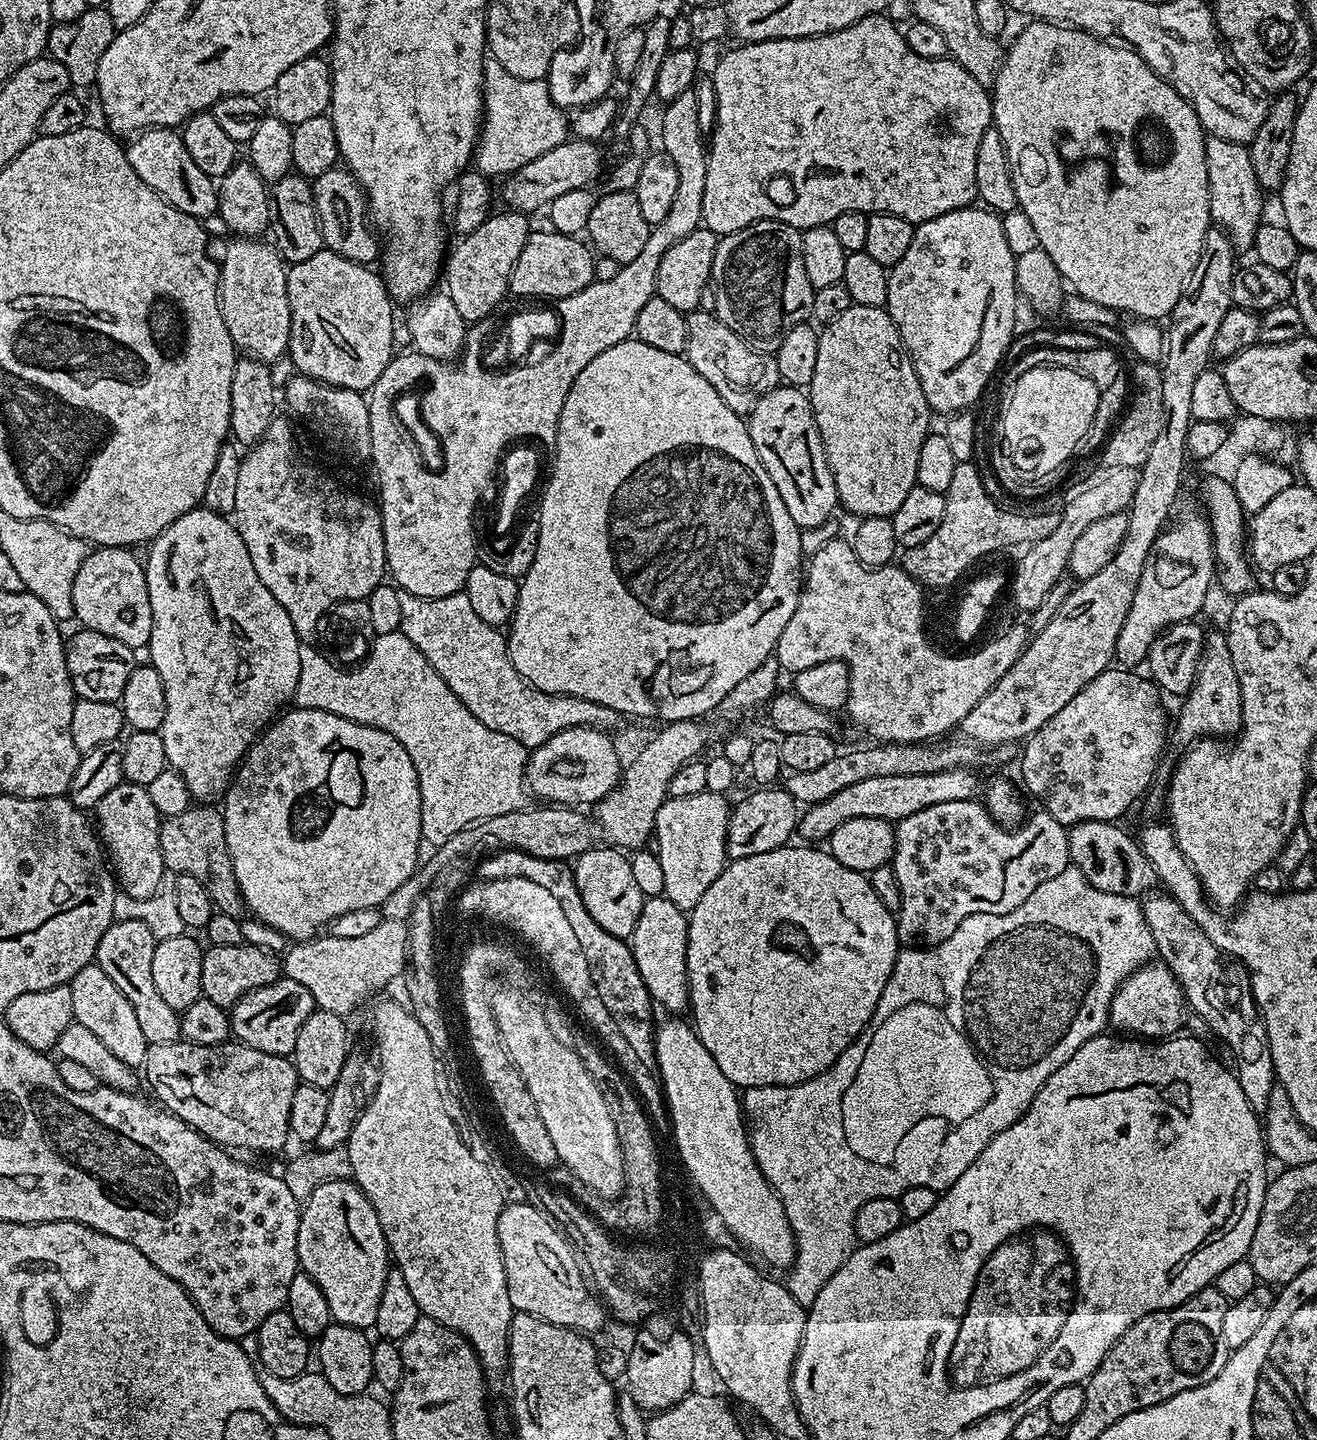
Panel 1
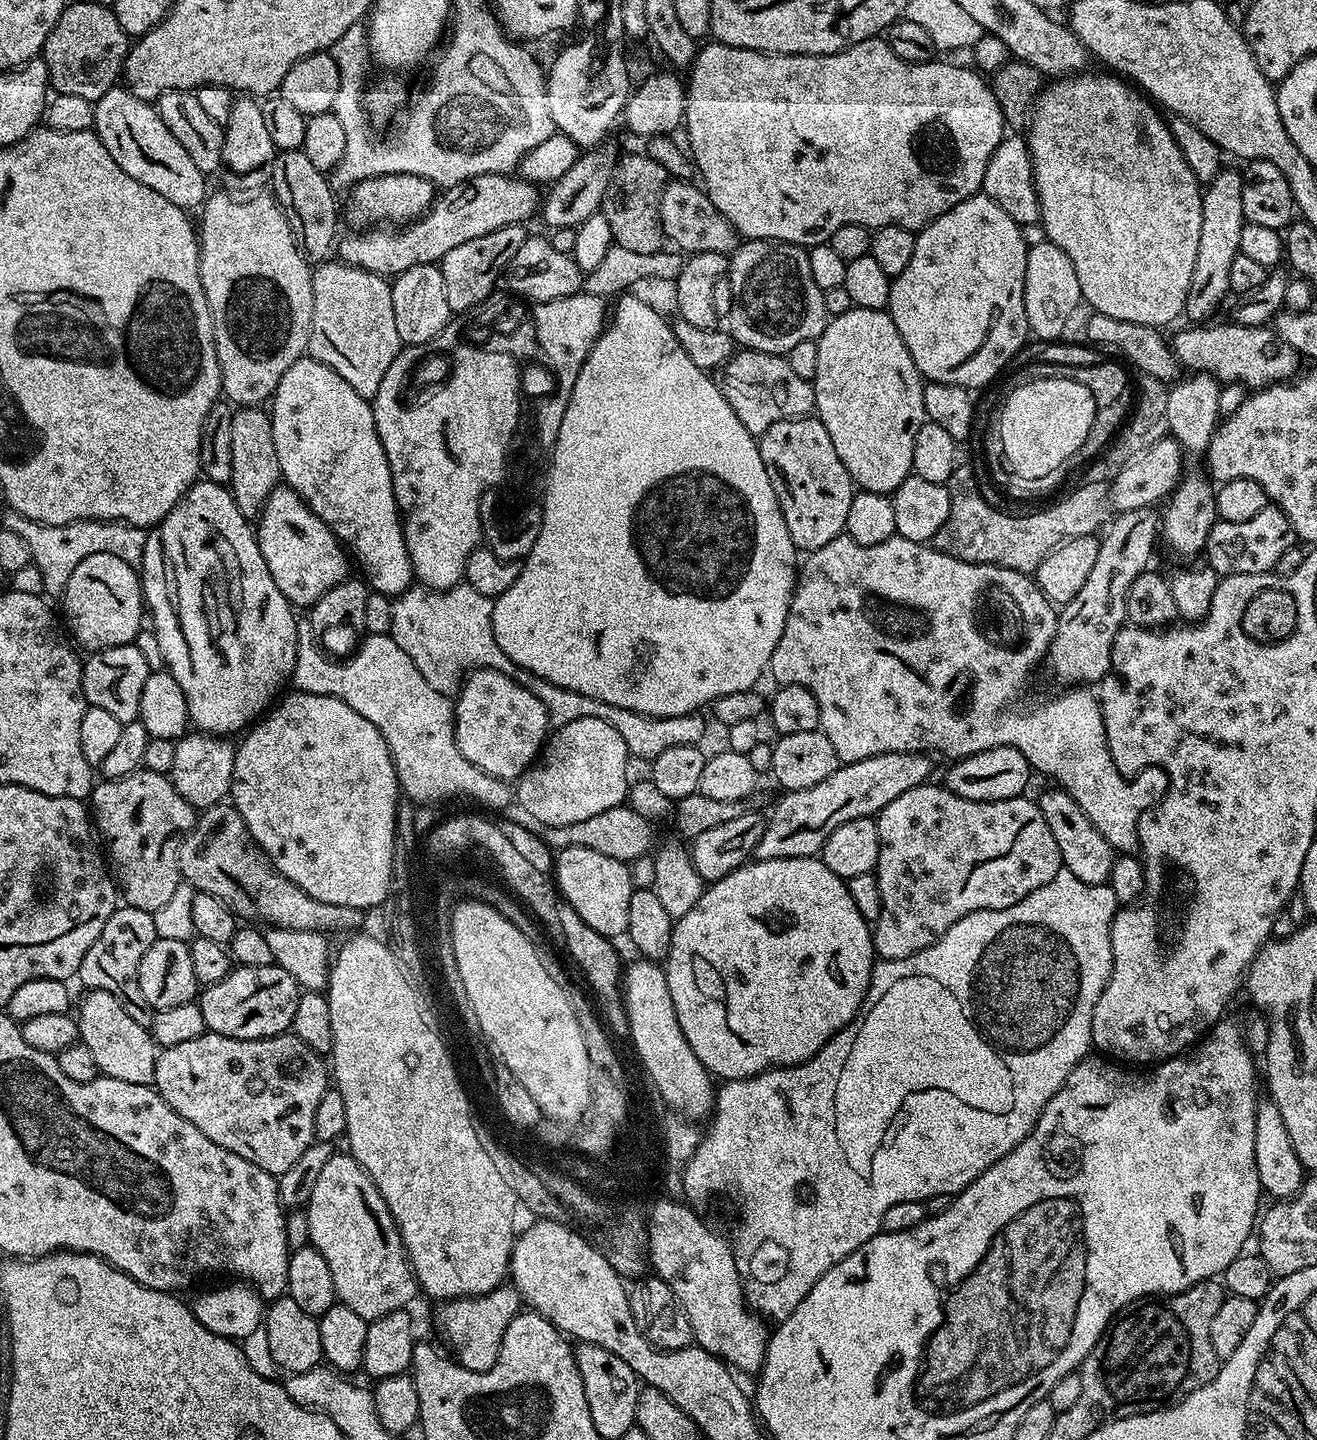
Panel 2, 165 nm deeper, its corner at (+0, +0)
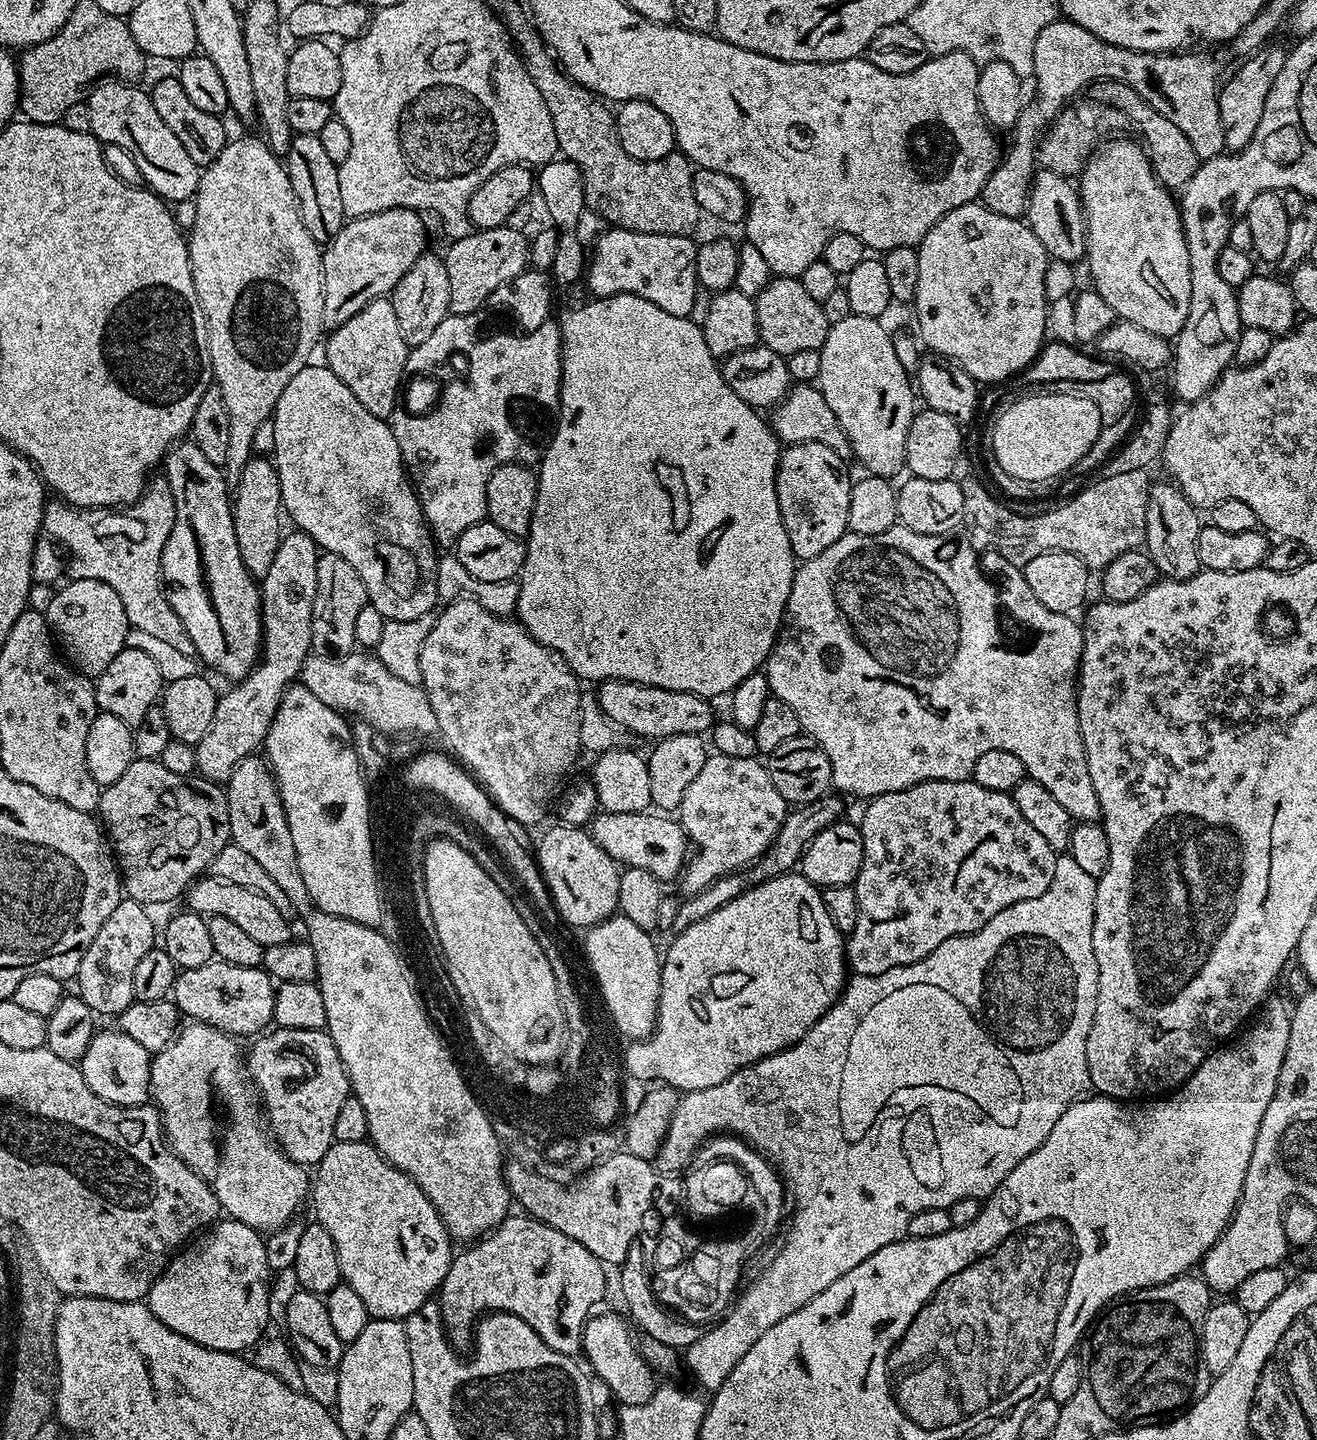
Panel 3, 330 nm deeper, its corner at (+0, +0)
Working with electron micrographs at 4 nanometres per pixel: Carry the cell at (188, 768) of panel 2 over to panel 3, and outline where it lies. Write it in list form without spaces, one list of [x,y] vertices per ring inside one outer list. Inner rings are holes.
[[[299,530],[281,535],[278,554],[260,584],[260,613],[264,623],[262,655],[252,673],[233,683],[228,693],[216,701],[214,722],[210,730],[194,745],[196,772],[205,780],[226,782],[234,774],[234,766],[253,755],[263,745],[274,714],[282,702],[282,694],[299,677],[300,667],[312,652],[312,611],[314,590],[318,586],[316,543]]]

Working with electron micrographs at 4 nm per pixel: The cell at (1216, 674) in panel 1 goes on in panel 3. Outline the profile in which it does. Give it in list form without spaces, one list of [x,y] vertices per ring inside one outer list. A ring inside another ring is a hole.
[[[1161,478],[1151,485],[1146,506],[1146,538],[1143,547],[1154,562],[1157,573],[1169,580],[1189,580],[1201,571],[1198,558],[1198,534],[1201,513],[1181,494],[1179,486]]]

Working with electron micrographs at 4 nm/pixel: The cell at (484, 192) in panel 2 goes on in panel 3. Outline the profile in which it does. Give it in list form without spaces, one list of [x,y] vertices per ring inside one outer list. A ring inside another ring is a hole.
[[[391,208],[390,210],[382,210],[375,212],[369,216],[357,216],[349,219],[342,230],[338,230],[338,234],[333,240],[328,241],[322,252],[322,274],[324,275],[324,322],[329,329],[337,328],[342,322],[349,320],[354,314],[358,314],[358,310],[362,310],[371,300],[378,300],[387,297],[398,286],[398,282],[402,282],[402,278],[406,274],[406,270],[410,270],[410,266],[414,266],[414,262],[418,262],[418,258],[425,255],[428,244],[428,232],[424,229],[425,217],[421,213],[410,210],[409,208]]]

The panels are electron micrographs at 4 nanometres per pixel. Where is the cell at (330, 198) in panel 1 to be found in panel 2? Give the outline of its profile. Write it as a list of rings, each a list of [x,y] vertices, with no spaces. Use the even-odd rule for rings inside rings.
[[[397,172],[389,176],[372,176],[369,180],[359,180],[347,189],[348,201],[345,204],[343,201],[342,204],[342,220],[343,223],[345,220],[352,230],[368,230],[376,225],[388,226],[384,224],[408,226],[428,215],[437,195],[437,185],[430,183],[426,178]]]

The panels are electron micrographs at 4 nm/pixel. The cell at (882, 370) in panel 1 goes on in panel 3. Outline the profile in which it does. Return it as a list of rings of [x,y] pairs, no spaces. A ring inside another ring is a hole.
[[[850,315],[829,327],[826,342],[819,348],[822,370],[818,387],[830,410],[834,410],[838,422],[842,422],[842,430],[846,430],[846,438],[852,447],[852,456],[860,459],[863,471],[873,476],[892,478],[899,468],[905,467],[906,434],[918,411],[918,396],[910,373],[902,370],[902,365],[894,354],[892,332],[884,329],[880,323],[874,316]]]

